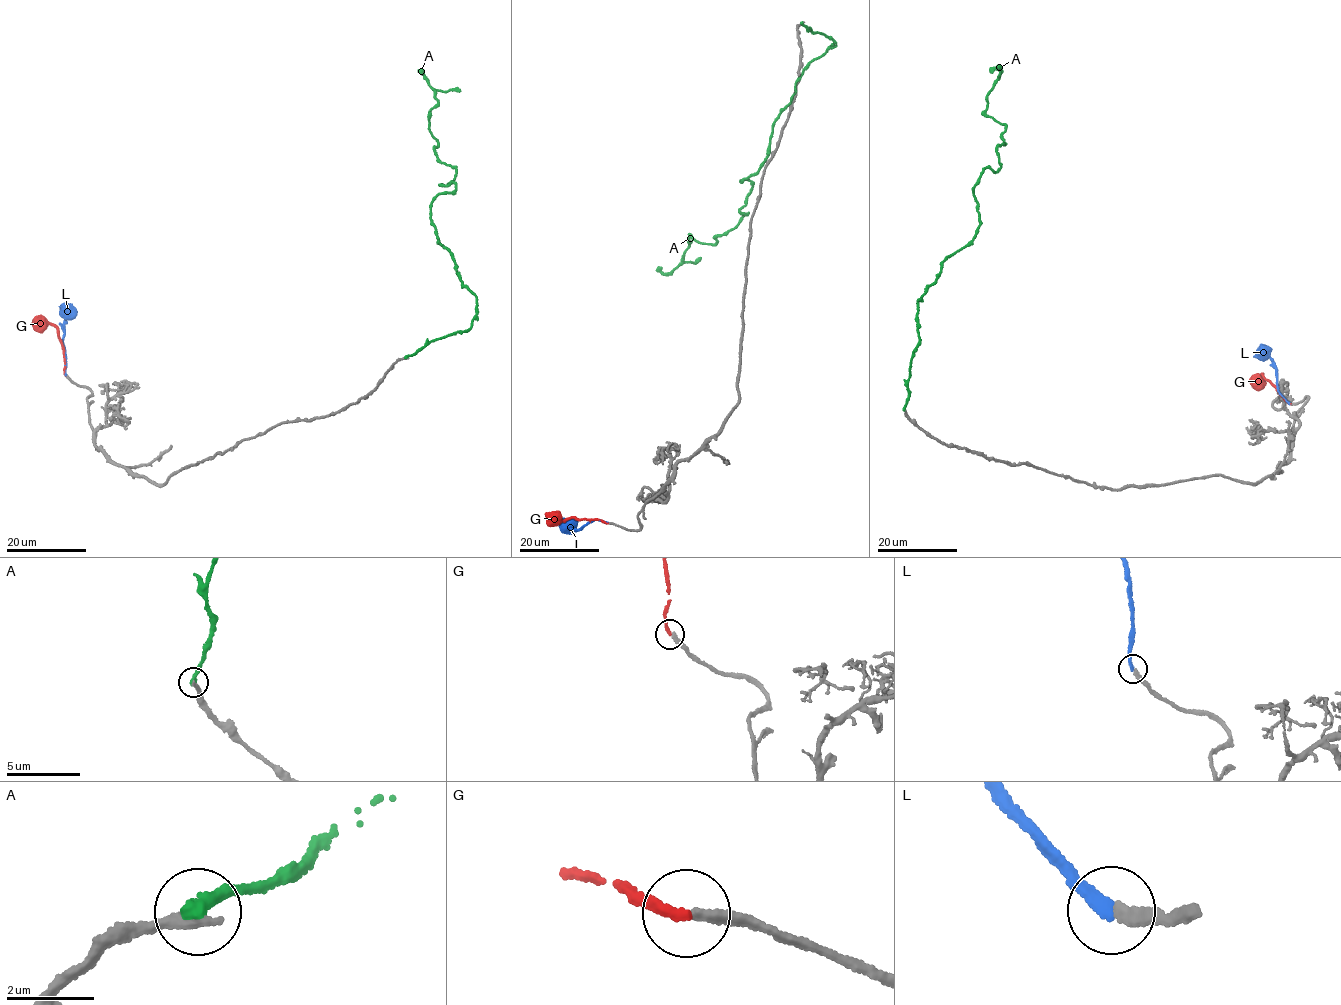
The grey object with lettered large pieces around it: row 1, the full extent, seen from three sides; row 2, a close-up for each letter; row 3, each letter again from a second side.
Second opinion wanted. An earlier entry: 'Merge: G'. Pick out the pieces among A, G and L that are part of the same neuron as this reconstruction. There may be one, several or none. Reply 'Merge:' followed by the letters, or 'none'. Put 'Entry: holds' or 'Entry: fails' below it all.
Merge: L
Entry: fails

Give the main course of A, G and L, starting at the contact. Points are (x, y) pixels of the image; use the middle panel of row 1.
A: (802, 22), (835, 42), (740, 182), (748, 213), (657, 267)
G: (607, 522), (572, 517), (564, 520), (551, 516), (549, 519)
L: (607, 522), (593, 519), (574, 531), (562, 527), (563, 523)

